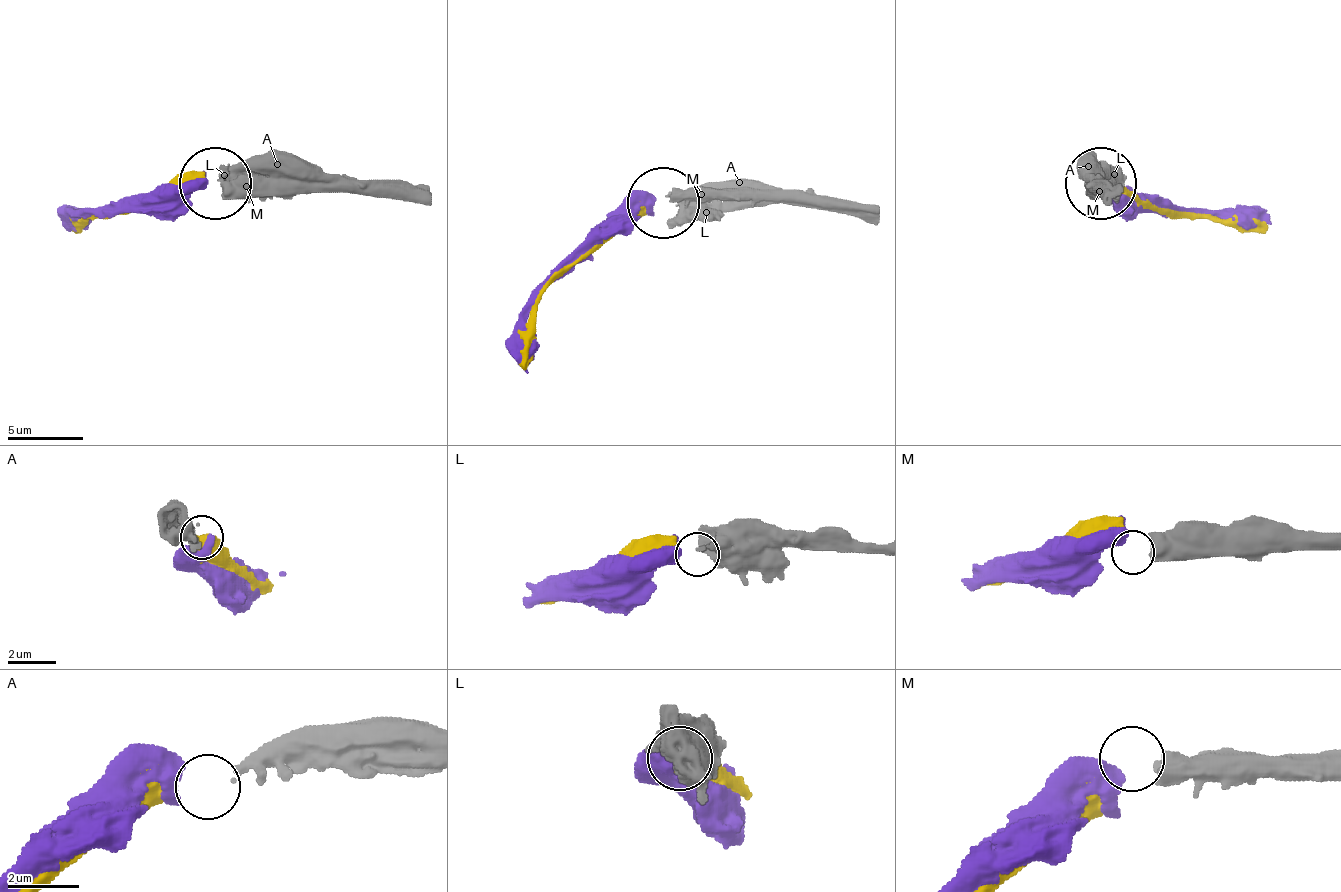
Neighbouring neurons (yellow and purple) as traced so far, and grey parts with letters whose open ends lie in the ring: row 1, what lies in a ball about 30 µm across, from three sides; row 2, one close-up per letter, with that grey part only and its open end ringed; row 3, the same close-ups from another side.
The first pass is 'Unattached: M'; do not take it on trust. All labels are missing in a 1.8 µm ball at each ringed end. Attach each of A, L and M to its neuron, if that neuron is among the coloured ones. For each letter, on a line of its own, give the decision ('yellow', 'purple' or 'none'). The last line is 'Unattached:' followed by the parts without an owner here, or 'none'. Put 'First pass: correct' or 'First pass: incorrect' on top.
First pass: correct
A: yellow
L: purple
M: none
Unattached: M

